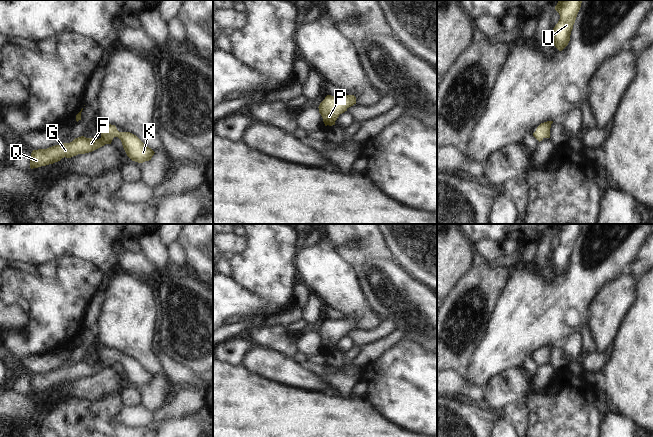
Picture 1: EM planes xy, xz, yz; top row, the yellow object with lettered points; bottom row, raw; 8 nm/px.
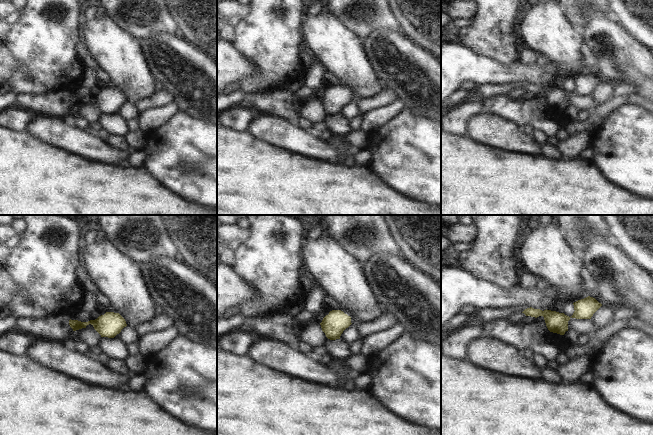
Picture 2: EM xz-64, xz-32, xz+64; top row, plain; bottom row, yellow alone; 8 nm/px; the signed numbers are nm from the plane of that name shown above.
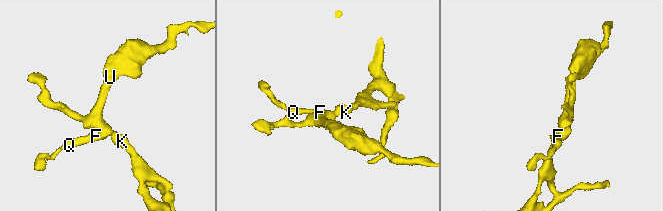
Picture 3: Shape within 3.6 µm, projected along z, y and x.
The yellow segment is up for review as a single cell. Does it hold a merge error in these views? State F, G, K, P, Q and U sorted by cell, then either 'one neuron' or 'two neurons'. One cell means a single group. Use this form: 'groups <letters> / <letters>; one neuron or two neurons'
groups F G K P Q U; one neuron

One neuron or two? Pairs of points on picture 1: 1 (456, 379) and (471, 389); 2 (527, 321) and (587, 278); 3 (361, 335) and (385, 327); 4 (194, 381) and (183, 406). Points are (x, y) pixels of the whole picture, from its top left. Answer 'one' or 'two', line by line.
1: one
2: one
3: one
4: two

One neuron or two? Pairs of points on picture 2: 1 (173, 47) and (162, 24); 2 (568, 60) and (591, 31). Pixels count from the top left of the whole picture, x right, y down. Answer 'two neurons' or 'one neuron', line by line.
1: two neurons
2: two neurons

